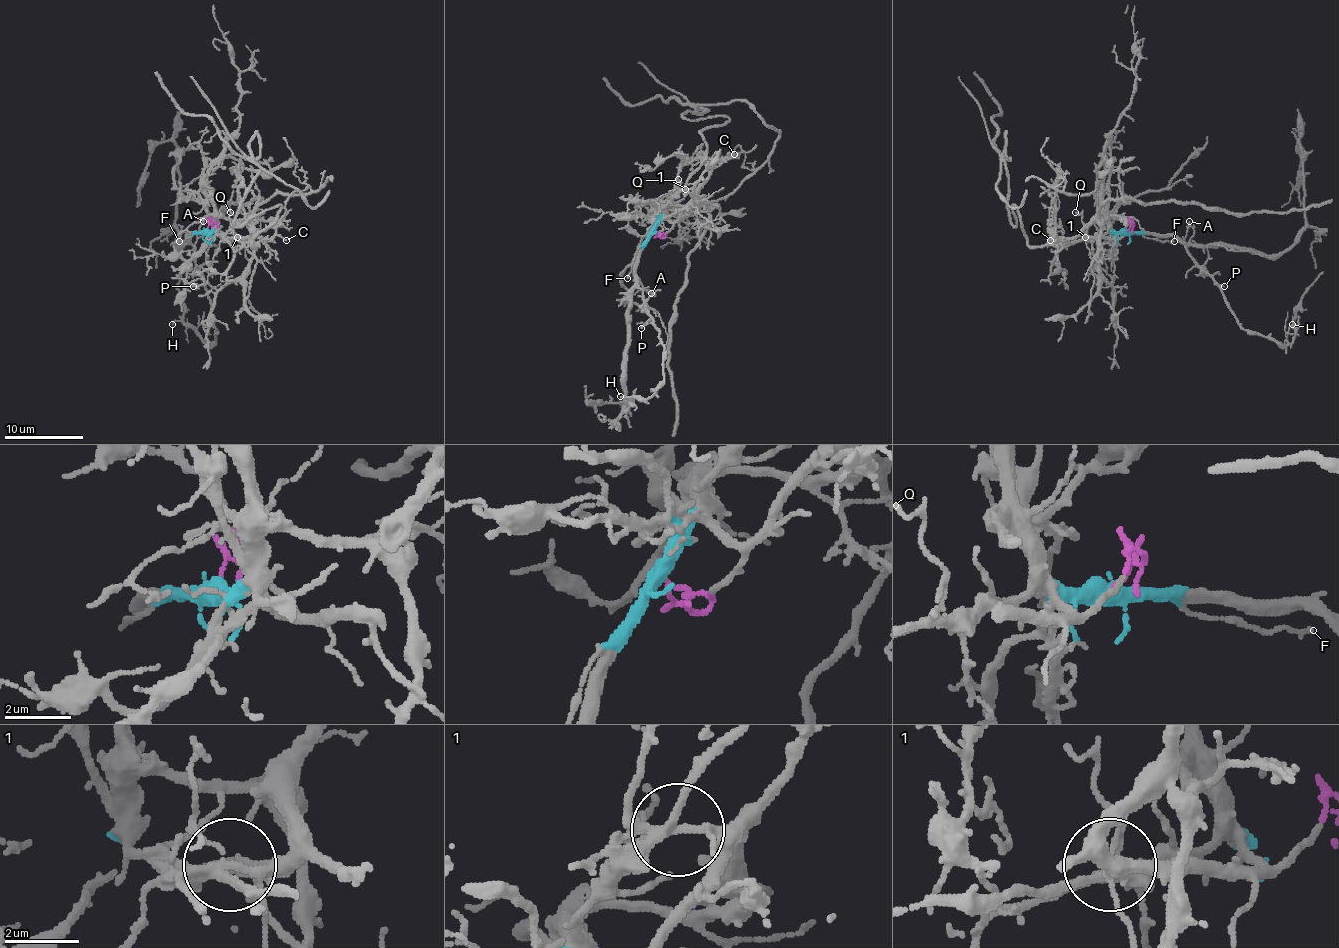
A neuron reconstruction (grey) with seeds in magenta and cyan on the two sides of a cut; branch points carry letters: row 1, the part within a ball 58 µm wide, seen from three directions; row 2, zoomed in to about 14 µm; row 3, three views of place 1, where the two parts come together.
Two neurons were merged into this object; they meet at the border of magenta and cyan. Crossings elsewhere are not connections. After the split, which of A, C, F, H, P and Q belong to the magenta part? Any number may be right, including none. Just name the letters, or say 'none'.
C, Q

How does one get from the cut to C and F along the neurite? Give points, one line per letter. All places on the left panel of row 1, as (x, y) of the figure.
C: (208, 231), (214, 223), (226, 237), (269, 239), (280, 235), (286, 241)
F: (206, 231), (194, 231), (184, 241), (178, 241)

